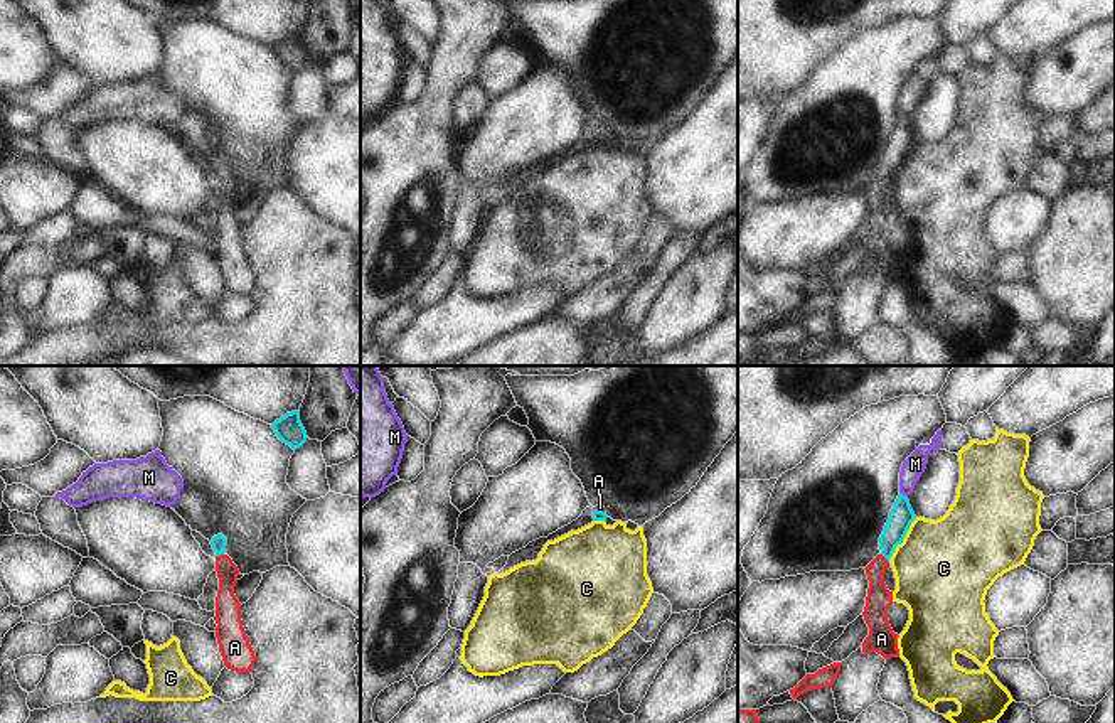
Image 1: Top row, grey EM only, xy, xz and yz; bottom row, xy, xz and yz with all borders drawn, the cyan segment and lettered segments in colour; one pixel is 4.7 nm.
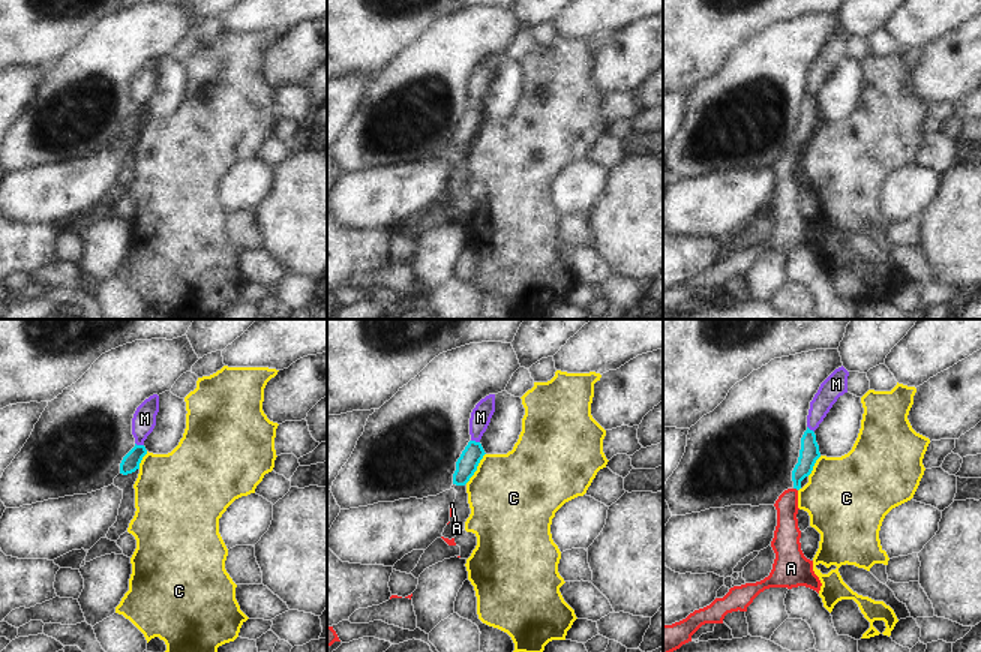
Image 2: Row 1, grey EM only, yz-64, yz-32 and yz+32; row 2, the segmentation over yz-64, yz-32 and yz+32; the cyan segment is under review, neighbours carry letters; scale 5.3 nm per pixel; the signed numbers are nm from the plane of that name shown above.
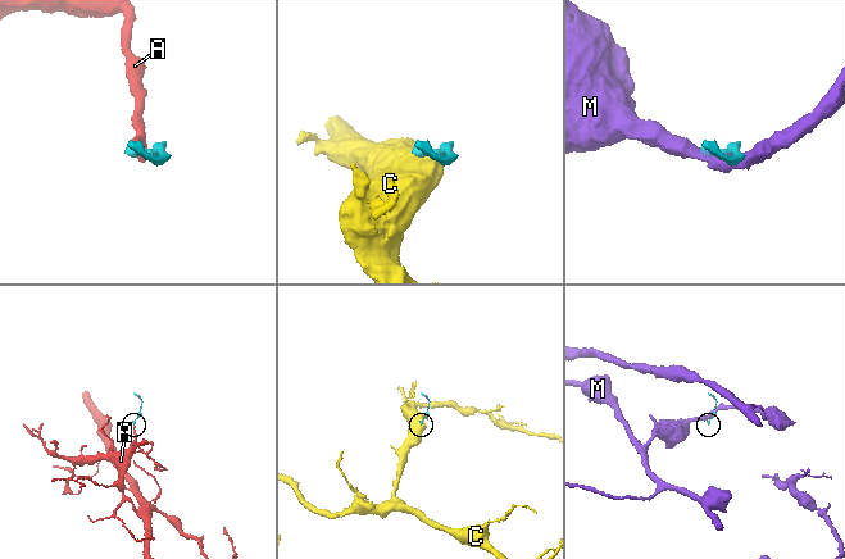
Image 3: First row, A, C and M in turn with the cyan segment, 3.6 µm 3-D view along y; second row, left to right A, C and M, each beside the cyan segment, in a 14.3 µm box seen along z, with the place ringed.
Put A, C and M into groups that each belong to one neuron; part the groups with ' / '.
A / C / M

